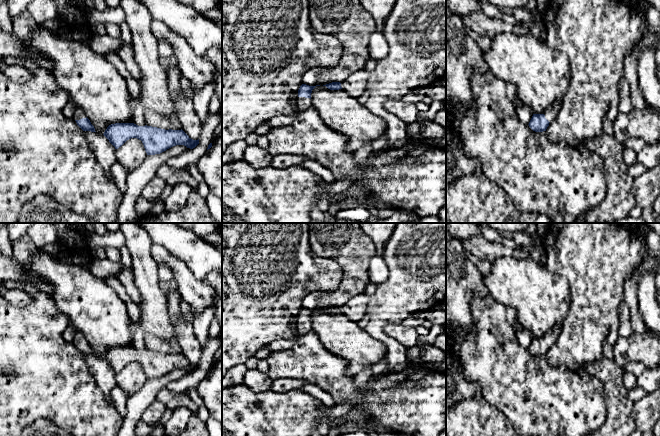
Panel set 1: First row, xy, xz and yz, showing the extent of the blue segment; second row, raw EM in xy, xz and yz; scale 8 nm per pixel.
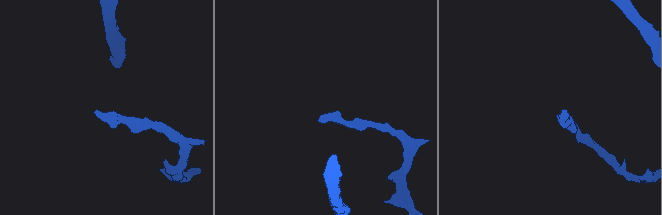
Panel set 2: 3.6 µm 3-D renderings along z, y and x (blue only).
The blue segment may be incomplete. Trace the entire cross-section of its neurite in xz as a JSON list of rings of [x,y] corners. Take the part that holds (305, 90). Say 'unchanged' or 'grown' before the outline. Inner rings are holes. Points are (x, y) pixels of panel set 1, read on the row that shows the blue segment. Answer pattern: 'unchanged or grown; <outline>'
grown; [[[302,84],[298,90],[297,111],[302,112],[312,106],[311,93],[316,86]]]

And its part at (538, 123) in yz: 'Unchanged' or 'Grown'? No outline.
Grown

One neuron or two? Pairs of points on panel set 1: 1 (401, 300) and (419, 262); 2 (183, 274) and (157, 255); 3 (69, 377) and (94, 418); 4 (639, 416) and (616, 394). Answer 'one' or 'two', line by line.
1: one
2: one
3: one
4: two

